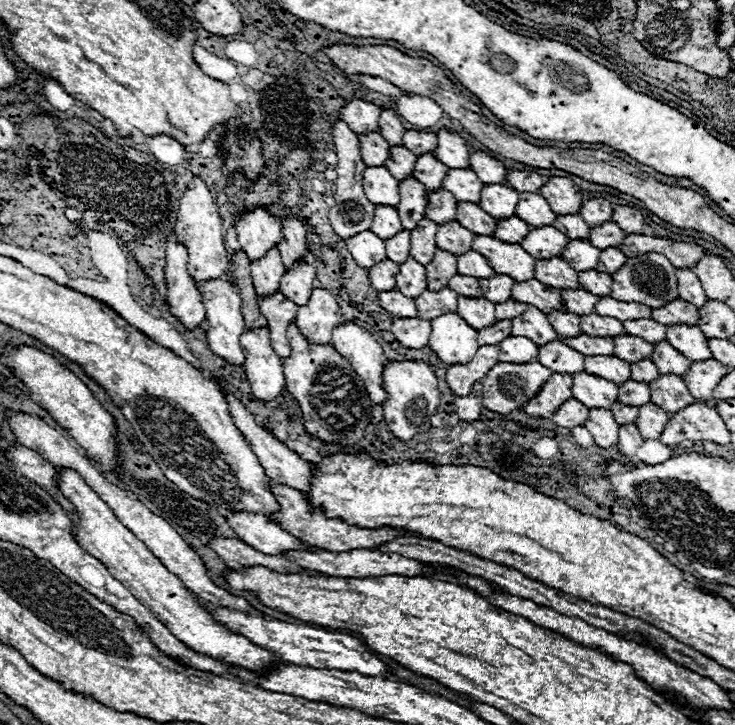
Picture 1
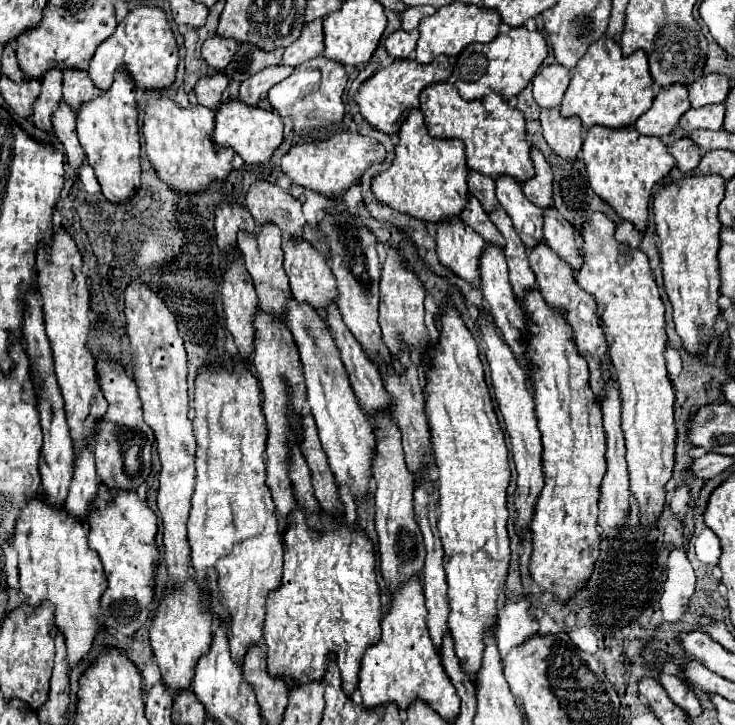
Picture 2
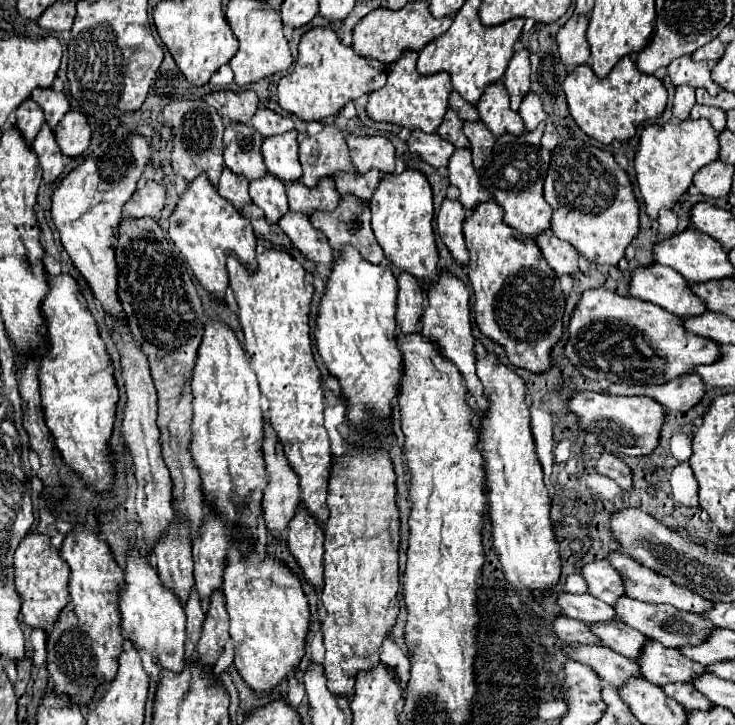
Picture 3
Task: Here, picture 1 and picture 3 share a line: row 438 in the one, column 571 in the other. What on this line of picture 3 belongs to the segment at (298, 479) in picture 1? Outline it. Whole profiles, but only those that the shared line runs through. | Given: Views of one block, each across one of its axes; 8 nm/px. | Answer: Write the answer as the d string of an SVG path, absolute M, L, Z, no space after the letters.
M544 232L536 238L536 244L542 252L542 256L546 258L548 266L558 274L568 274L574 276L578 272L578 262L580 262L580 254L576 252L576 248L572 248L568 242L558 240L556 236L552 236L552 232Z

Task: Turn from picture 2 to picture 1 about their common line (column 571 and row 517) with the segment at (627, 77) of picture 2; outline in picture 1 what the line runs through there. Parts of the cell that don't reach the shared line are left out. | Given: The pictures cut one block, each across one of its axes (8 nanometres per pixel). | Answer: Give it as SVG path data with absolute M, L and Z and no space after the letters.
M60 470L60 490L78 510L78 516L80 516L80 522L76 524L78 542L88 552L92 552L92 556L96 556L112 572L112 576L116 576L116 580L120 580L120 584L124 584L124 588L128 588L128 592L132 592L132 596L136 596L158 620L162 620L162 624L168 626L168 630L180 642L188 644L188 648L192 648L200 654L220 658L220 660L226 660L228 664L236 664L236 666L250 668L250 670L262 670L264 666L268 666L272 662L272 658L274 658L272 652L268 652L268 650L252 644L248 638L244 638L240 634L232 634L228 628L216 624L212 620L212 616L196 602L194 594L180 582L180 578L162 566L162 562L146 548L146 544L140 542L114 516L114 512L108 508L108 504L84 480L80 480L78 472Z

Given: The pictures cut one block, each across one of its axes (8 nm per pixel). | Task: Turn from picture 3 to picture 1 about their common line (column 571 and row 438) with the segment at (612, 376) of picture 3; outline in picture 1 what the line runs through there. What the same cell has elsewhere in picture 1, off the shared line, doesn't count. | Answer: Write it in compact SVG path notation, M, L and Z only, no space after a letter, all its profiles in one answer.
M294 322L288 326L288 340L290 356L284 358L284 376L288 380L286 390L296 398L302 410L306 432L324 442L340 442L344 446L360 442L372 416L372 400L368 398L360 376L330 344L308 342Z

